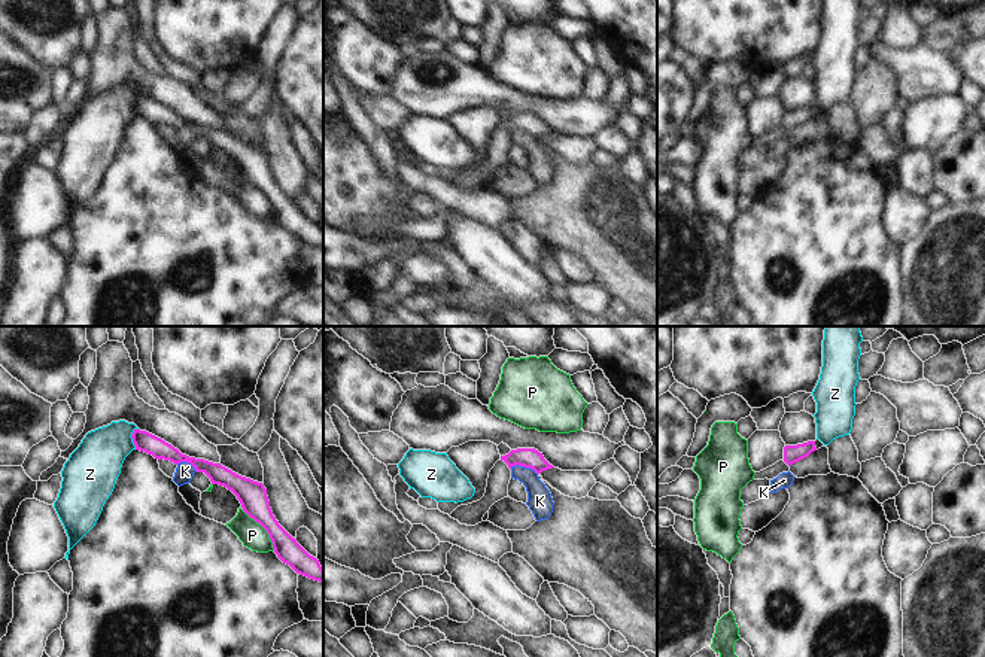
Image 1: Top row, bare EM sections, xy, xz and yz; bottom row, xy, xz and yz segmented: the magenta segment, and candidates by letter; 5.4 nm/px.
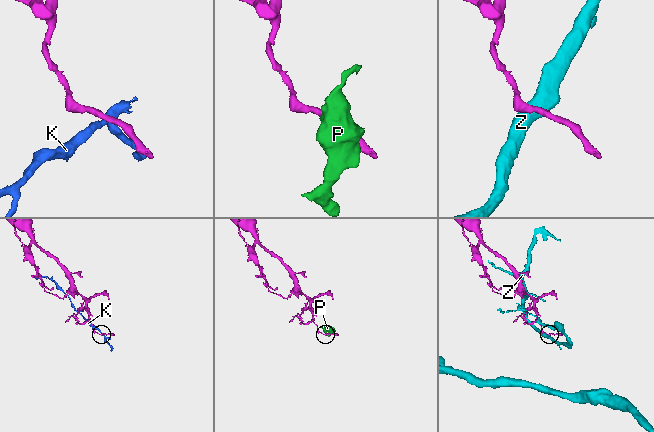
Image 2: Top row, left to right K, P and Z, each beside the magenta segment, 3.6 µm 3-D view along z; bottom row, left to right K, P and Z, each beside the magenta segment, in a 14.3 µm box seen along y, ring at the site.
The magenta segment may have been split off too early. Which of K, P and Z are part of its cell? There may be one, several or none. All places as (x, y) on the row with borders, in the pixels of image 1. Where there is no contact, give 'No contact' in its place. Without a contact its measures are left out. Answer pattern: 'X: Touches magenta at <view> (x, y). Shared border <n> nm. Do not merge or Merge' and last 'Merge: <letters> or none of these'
K: Touches magenta at xz (523, 465). Shared border 160 nm. Do not merge
P: Touches magenta at xy (264, 528). Shared border 280 nm. Do not merge
Z: Touches magenta at xy (131, 437). Shared border 120 nm. Do not merge
Merge: none of these

